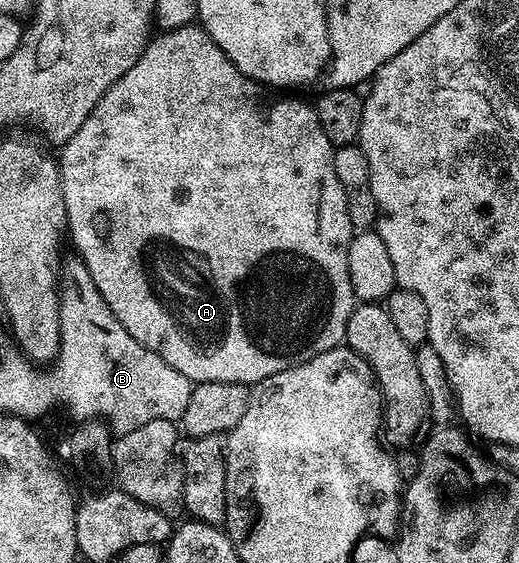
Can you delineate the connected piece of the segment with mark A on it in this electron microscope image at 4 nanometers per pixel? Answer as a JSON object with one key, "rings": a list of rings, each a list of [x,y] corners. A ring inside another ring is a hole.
{"rings":[[[188,25],[173,28],[171,31],[156,34],[148,42],[141,57],[133,65],[133,69],[129,69],[129,73],[125,73],[125,77],[118,79],[105,93],[105,97],[101,97],[101,101],[97,101],[93,113],[89,113],[89,117],[85,117],[85,125],[81,125],[81,129],[77,129],[77,133],[73,133],[73,137],[69,137],[69,141],[62,144],[60,151],[63,152],[58,152],[57,162],[61,177],[61,193],[65,197],[67,231],[69,232],[69,243],[75,246],[74,254],[83,260],[85,269],[89,269],[89,277],[93,277],[93,285],[97,285],[97,293],[101,293],[101,297],[105,297],[105,305],[109,305],[109,309],[113,309],[113,317],[117,317],[117,321],[121,321],[121,325],[125,325],[125,329],[129,329],[129,337],[141,341],[141,345],[145,345],[145,349],[157,353],[157,357],[161,357],[161,361],[173,365],[173,369],[177,369],[177,373],[185,373],[185,377],[191,380],[192,384],[245,383],[257,385],[262,379],[268,379],[285,369],[309,361],[329,349],[340,346],[346,340],[349,317],[357,305],[357,300],[353,293],[353,285],[349,281],[349,245],[351,244],[353,228],[349,221],[345,189],[341,189],[341,181],[337,181],[337,169],[333,169],[335,148],[331,146],[329,137],[325,137],[325,129],[321,129],[321,121],[317,121],[314,106],[310,102],[306,103],[303,99],[294,99],[291,95],[294,94],[276,93],[272,88],[242,75],[239,72],[239,67],[233,65],[233,61],[229,61],[229,57],[225,57],[225,53],[221,49],[217,49],[217,45],[208,37],[202,26]]]}

